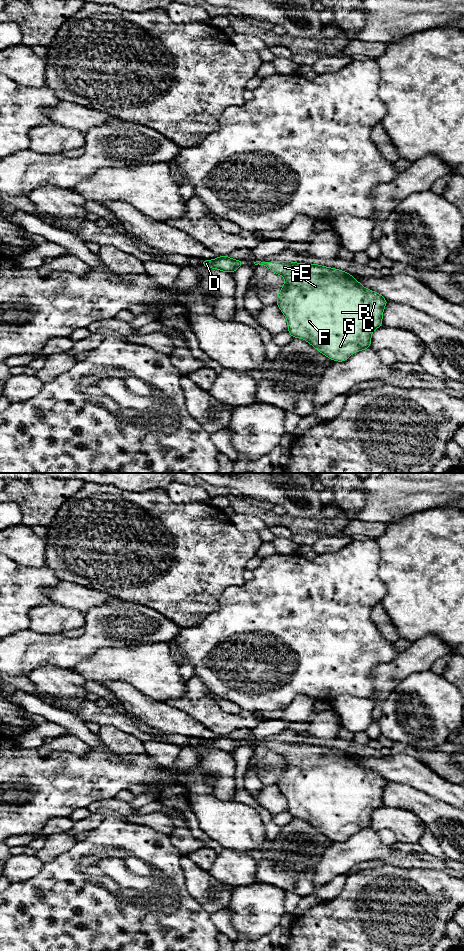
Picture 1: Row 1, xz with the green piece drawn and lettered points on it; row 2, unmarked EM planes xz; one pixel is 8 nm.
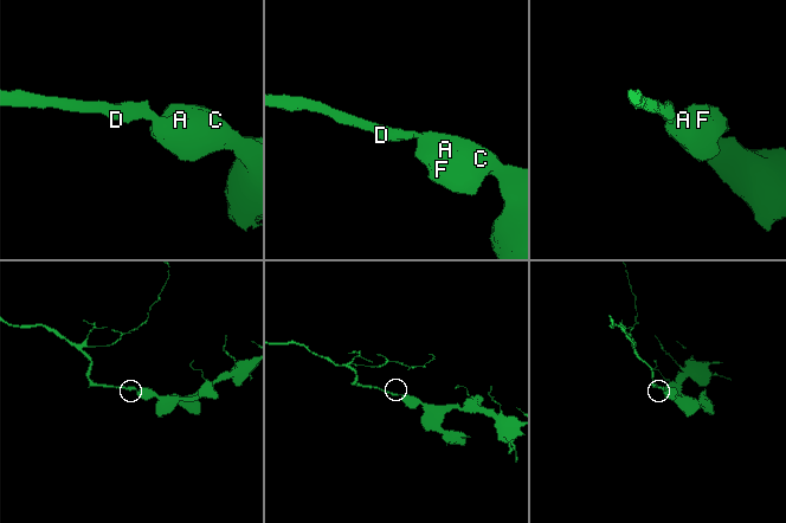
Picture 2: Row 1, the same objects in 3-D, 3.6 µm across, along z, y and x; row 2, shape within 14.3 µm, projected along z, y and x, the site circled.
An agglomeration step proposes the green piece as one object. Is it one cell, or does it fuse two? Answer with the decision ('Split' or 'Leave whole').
Leave whole

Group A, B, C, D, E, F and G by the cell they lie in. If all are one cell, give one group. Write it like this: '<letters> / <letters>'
A B C D E F G

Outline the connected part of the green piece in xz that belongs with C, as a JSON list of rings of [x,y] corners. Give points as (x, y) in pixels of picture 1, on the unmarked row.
[[[292,741],[254,742],[283,756],[285,762],[275,783],[283,793],[292,818],[307,821],[332,841],[344,842],[353,833],[371,827],[372,813],[383,805],[383,791],[389,783],[380,773],[365,768],[350,753]]]

